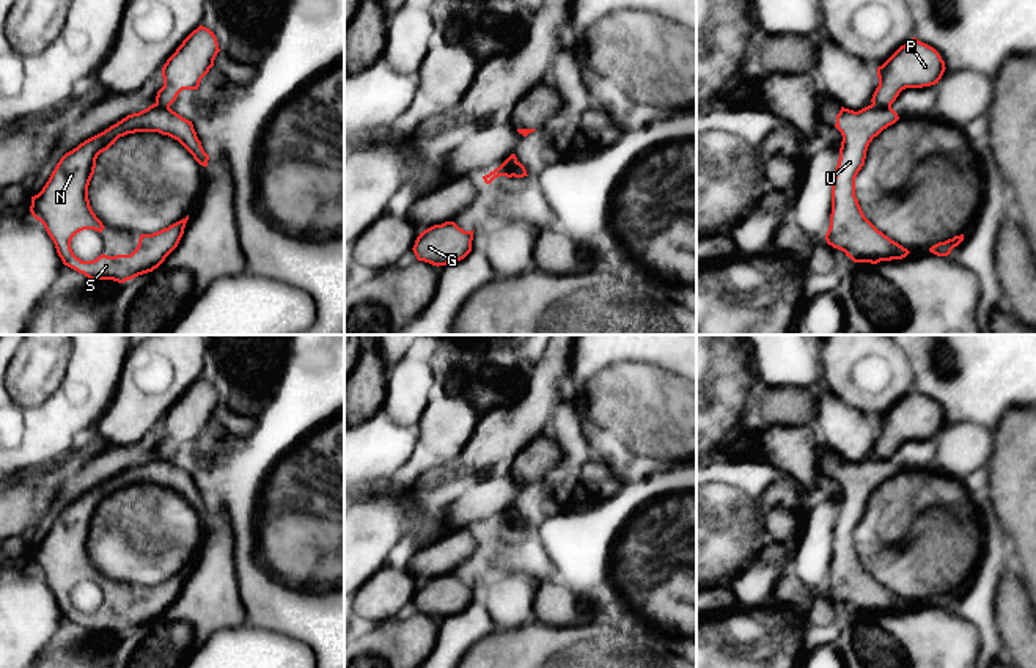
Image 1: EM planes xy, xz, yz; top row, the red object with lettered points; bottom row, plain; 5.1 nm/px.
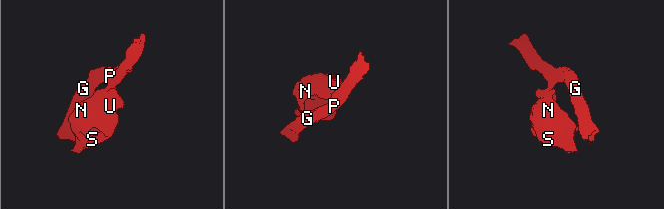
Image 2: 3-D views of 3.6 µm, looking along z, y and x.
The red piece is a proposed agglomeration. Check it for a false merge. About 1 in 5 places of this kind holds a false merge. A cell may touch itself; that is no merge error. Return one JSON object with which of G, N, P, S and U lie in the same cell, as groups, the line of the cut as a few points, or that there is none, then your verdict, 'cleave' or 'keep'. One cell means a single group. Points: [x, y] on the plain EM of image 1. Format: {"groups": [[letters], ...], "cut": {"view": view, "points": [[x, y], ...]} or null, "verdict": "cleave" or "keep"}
{"groups": [["G", "P"], ["N", "S", "U"]], "cut": {"view": "yz", "points": [[873, 455], [890, 459]]}, "verdict": "cleave"}

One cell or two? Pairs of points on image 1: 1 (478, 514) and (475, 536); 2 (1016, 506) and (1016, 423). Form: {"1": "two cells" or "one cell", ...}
{"1": "two cells", "2": "one cell"}

